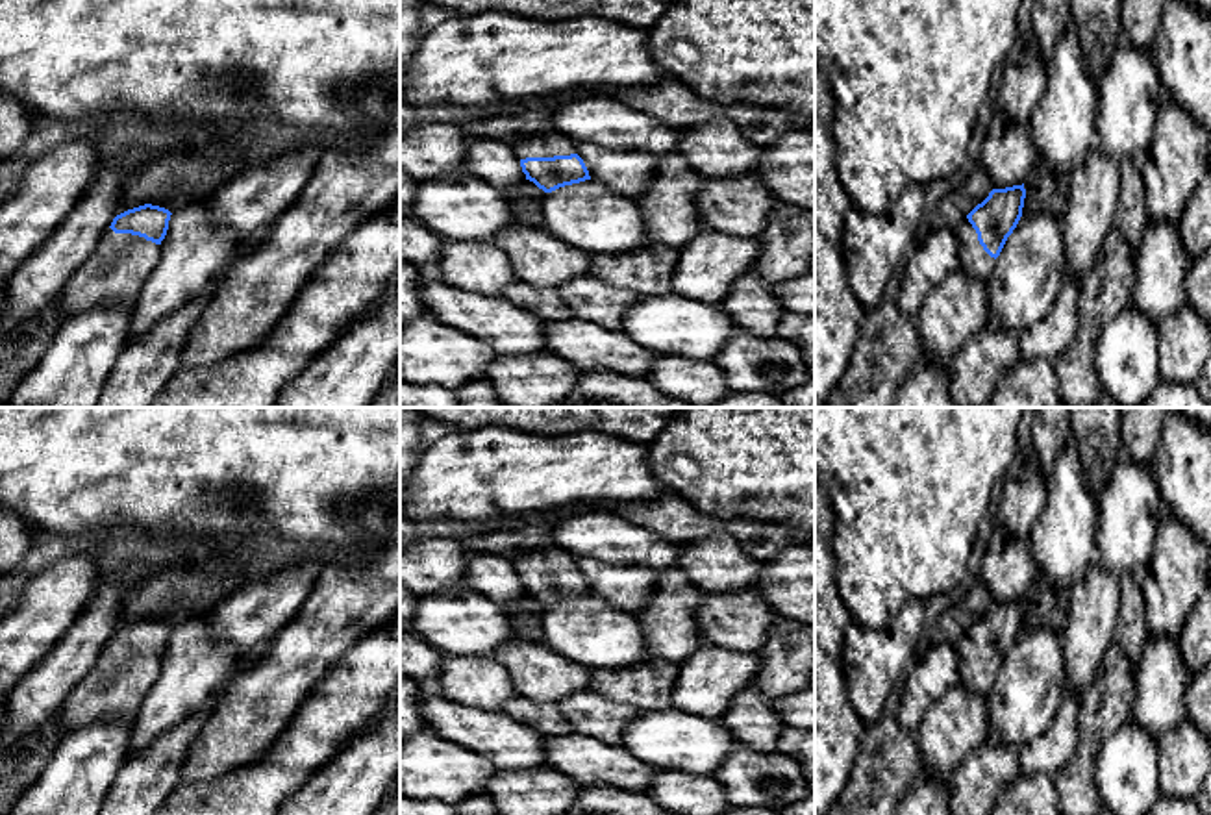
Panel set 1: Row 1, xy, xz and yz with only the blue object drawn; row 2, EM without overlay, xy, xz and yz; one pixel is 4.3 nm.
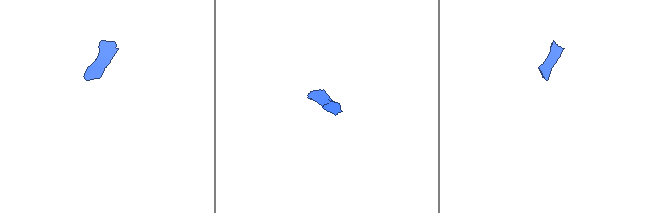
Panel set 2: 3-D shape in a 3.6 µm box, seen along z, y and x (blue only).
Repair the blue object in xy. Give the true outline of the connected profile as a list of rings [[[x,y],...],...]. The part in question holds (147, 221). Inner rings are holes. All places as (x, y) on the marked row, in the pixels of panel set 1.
[[[144,204],[117,215],[59,295],[59,324],[96,307],[133,307],[159,261],[170,211]]]

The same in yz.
[[[1024,183],[993,189],[989,196],[967,215],[955,228],[959,269],[987,282],[996,257],[1022,217],[1024,198]]]

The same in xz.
[[[556,128],[524,133],[513,144],[526,180],[544,193],[591,180],[583,159],[576,154],[576,143]]]

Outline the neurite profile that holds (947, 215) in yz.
[[[978,165],[965,180],[965,183],[943,198],[930,219],[933,230],[955,230],[967,215],[981,204],[993,191],[993,182],[987,170]]]

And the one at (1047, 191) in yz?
[[[1037,157],[1024,189],[1026,198],[1022,215],[1050,215],[1061,219],[1068,196],[1067,176],[1055,174],[1041,157]]]

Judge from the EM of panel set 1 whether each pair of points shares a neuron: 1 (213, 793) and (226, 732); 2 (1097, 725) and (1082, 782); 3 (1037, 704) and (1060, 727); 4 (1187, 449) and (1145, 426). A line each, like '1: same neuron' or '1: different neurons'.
1: different neurons
2: same neuron
3: different neurons
4: different neurons

